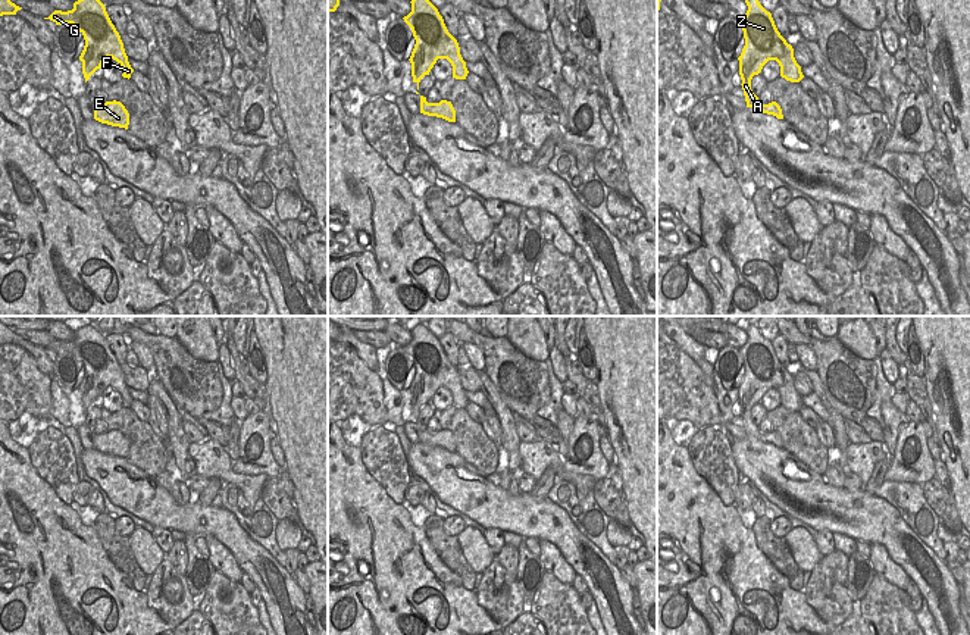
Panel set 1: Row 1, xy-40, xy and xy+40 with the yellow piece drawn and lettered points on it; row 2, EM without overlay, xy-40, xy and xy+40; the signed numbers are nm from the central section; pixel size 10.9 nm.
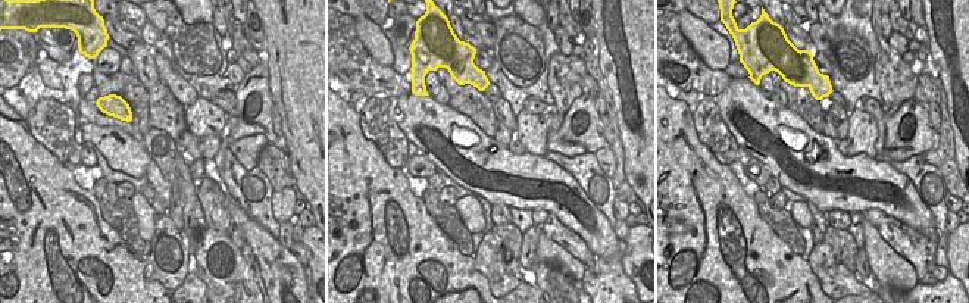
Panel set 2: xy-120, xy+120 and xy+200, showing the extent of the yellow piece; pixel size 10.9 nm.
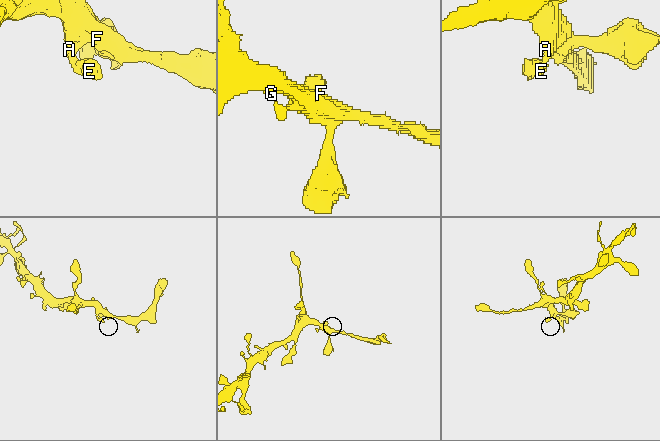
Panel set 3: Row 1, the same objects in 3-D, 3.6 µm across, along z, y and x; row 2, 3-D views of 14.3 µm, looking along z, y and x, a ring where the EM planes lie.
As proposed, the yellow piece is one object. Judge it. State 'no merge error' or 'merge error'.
no merge error

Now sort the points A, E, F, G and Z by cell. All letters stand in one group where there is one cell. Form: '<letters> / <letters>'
A E F G Z

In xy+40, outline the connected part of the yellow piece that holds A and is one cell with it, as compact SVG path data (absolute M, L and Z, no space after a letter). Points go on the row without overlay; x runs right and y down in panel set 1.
M744 325L748 335L747 342L739 348L744 360L745 375L739 390L739 404L747 437L783 448L782 438L776 431L763 434L751 419L751 409L758 404L769 390L780 395L780 406L791 412L800 412L804 404L794 387L794 378L777 360L772 342L767 341L755 325Z

